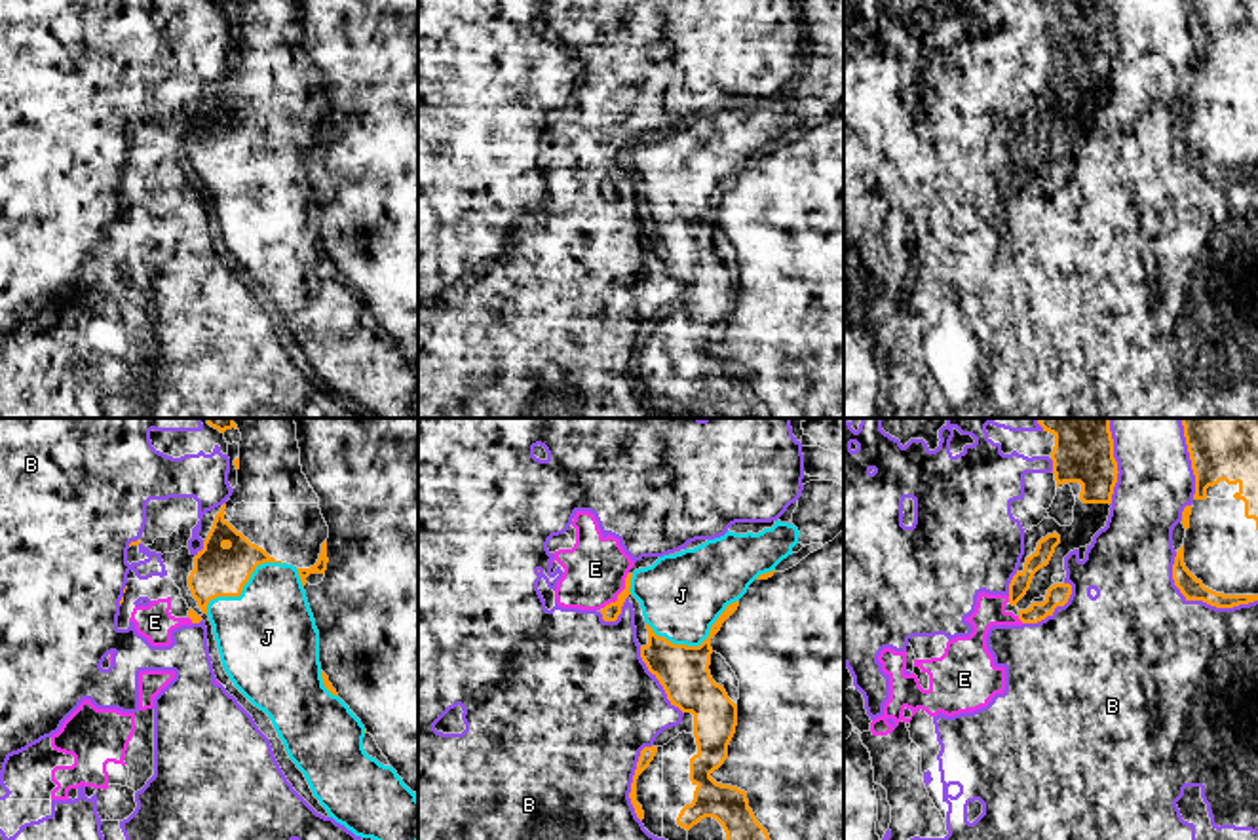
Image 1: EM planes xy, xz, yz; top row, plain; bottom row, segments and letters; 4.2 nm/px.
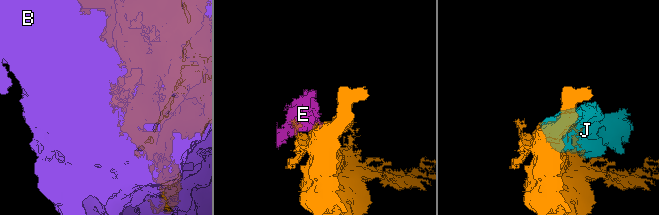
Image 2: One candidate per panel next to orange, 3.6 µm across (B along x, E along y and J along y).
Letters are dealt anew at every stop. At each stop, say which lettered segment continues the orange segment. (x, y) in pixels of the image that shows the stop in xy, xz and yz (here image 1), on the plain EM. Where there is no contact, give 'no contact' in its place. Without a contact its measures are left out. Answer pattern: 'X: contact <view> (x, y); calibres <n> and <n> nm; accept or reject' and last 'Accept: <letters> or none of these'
B: contact yz (1200, 173); calibres 90 and 480 nm; reject
E: contact xz (620, 168); calibres 70 and 260 nm; reject
J: contact xz (696, 221); calibres 220 and 360 nm; accept
Accept: J

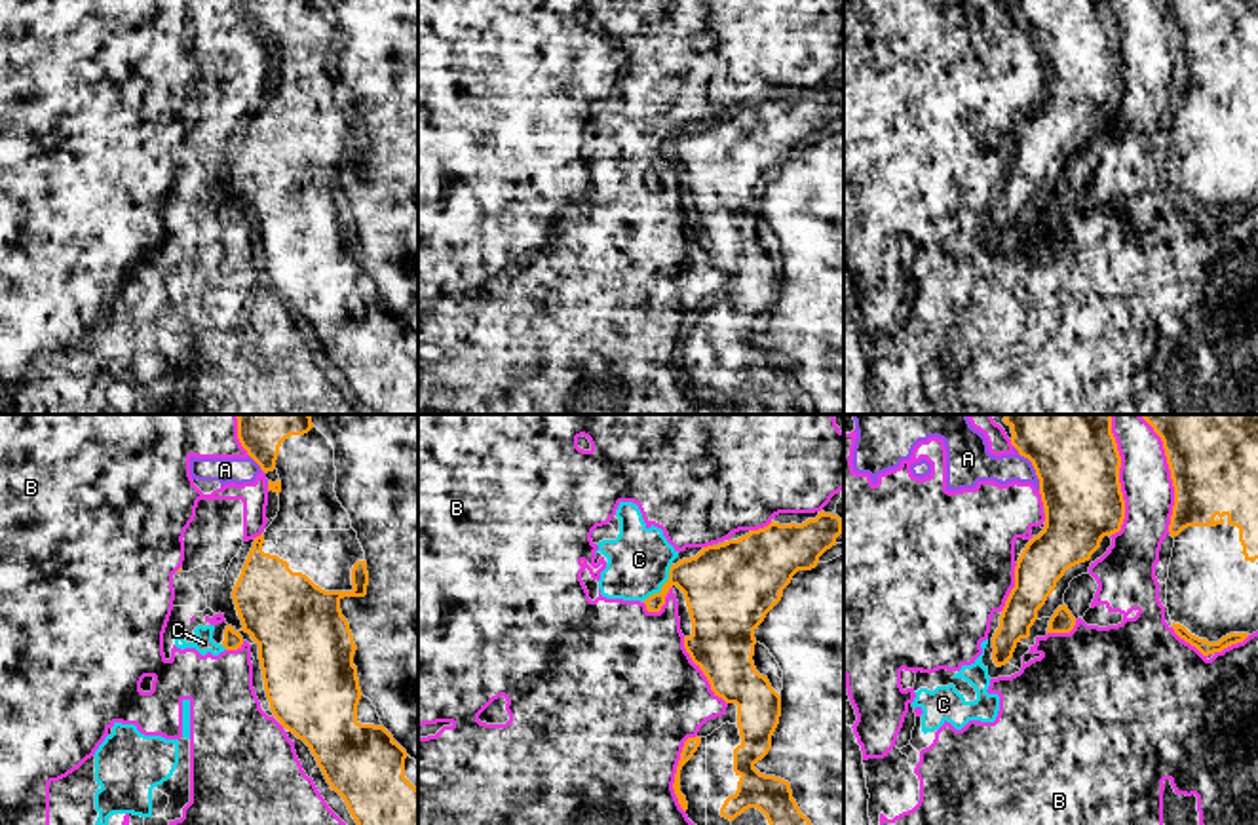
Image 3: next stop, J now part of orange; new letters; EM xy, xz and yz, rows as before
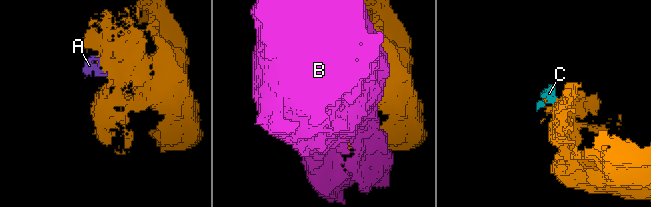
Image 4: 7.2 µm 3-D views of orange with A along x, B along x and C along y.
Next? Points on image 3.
A: contact yz (1032, 38); calibres 360 and 160 nm; reject
B: contact yz (1120, 57); calibres 360 and 220 nm; reject
C: contact xz (664, 158); calibres 340 and 260 nm; reject
Accept: none of these

